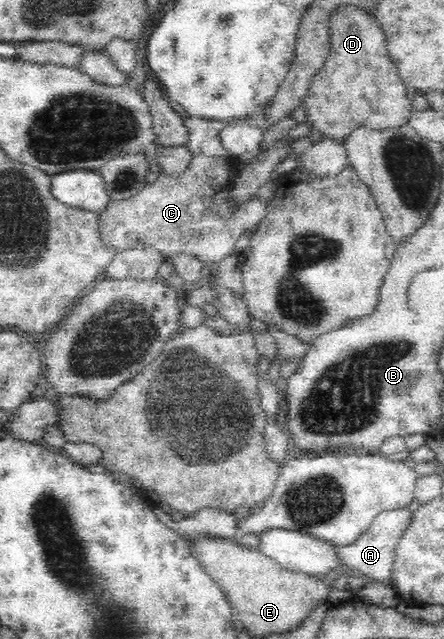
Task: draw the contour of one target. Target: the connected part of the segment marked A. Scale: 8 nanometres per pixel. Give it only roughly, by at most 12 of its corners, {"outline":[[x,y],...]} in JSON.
{"outline":[[413,511],[379,513],[335,570],[388,581],[395,544]]}

